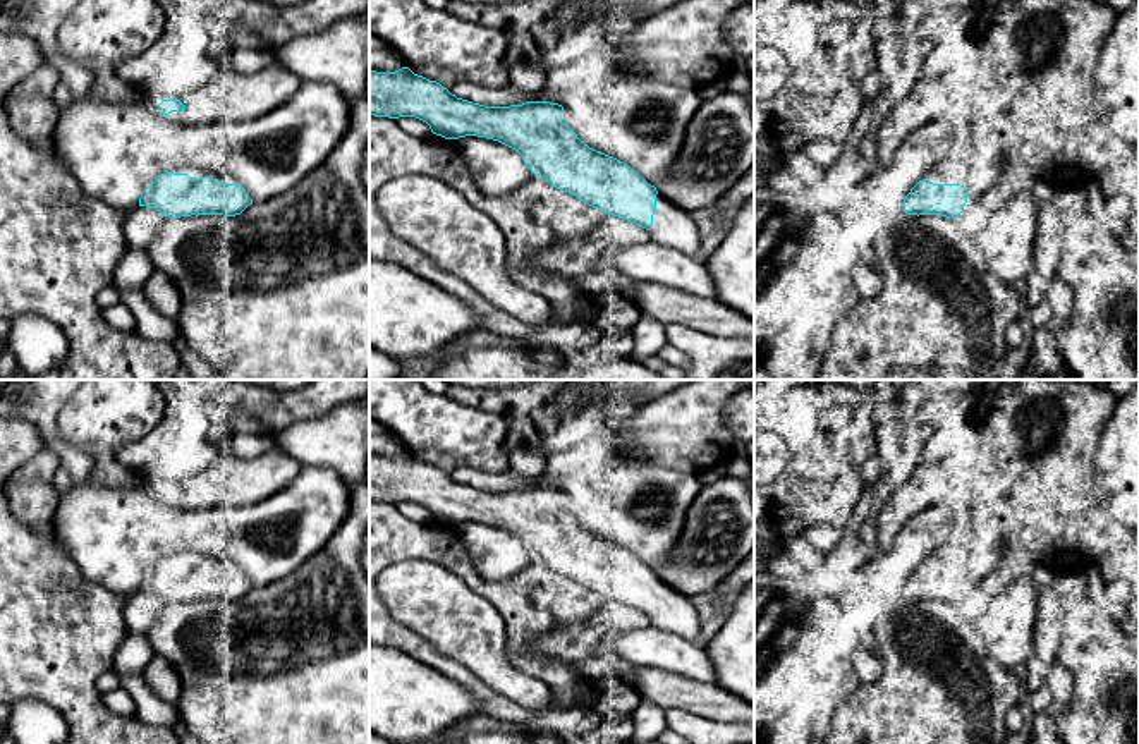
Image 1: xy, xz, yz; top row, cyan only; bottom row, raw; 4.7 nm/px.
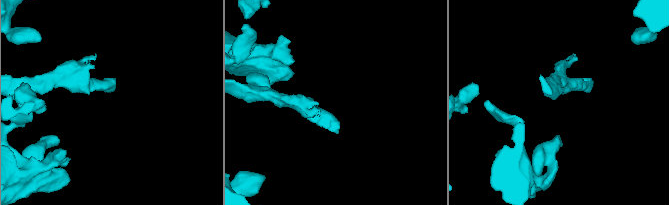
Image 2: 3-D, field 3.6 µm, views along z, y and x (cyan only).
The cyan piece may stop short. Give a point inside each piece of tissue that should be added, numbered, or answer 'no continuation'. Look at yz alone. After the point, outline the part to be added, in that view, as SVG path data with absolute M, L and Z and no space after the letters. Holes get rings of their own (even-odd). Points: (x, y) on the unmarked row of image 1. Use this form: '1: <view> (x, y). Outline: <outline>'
1: yz (949, 555). Outline: M945 541L941 546L931 552L923 564L928 564L933 569L960 569L967 574L969 579L967 553L960 546L952 545L948 541Z

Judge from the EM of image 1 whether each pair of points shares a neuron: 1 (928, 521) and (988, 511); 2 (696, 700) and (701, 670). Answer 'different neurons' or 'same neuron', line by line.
1: different neurons
2: different neurons

